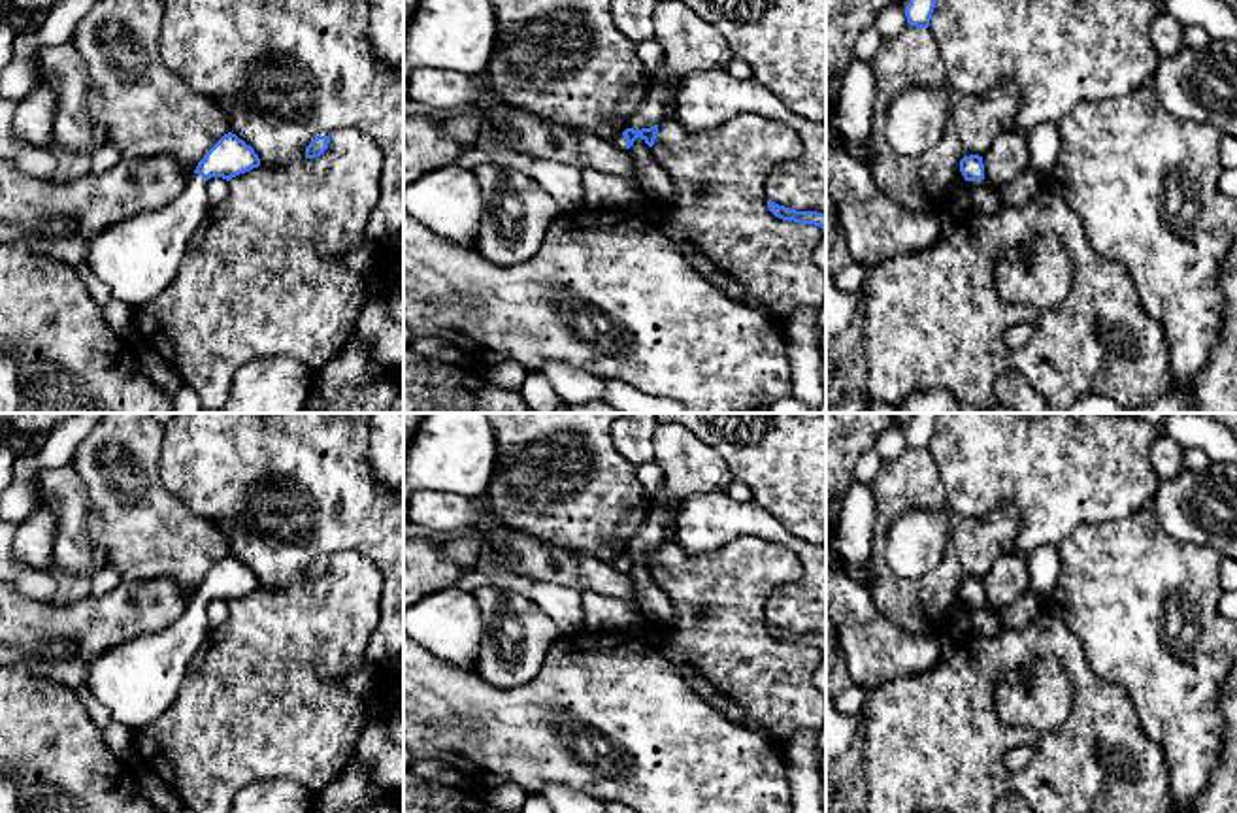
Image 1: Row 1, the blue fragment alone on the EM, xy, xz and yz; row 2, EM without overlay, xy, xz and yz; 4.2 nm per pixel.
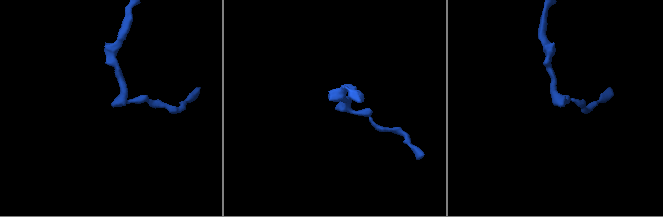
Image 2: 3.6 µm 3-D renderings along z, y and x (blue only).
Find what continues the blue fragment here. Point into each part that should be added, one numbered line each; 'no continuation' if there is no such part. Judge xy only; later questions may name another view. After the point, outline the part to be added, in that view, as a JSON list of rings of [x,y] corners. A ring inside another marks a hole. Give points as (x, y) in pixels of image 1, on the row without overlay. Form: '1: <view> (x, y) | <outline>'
1: xy (136, 681) | [[[194,596],[173,624],[160,632],[126,639],[96,656],[89,666],[87,689],[109,711],[111,721],[136,732],[155,722],[173,704],[187,675],[187,666],[207,632],[206,602]]]

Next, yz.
1: yz (983, 623) | [[[975,602],[973,606],[973,624],[971,624],[971,632],[969,638],[984,638],[988,634],[992,634],[996,622],[990,615],[990,611],[986,609],[984,602]]]

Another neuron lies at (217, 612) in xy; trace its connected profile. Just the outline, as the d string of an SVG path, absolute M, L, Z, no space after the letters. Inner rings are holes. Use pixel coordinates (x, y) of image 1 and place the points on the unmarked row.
M211 600L211 602L206 604L206 615L207 615L209 630L211 630L211 628L217 628L217 626L221 626L221 624L228 619L228 615L230 615L228 604L223 602L223 600Z

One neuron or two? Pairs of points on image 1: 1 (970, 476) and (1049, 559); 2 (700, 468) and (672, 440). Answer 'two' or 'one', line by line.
1: two
2: one

